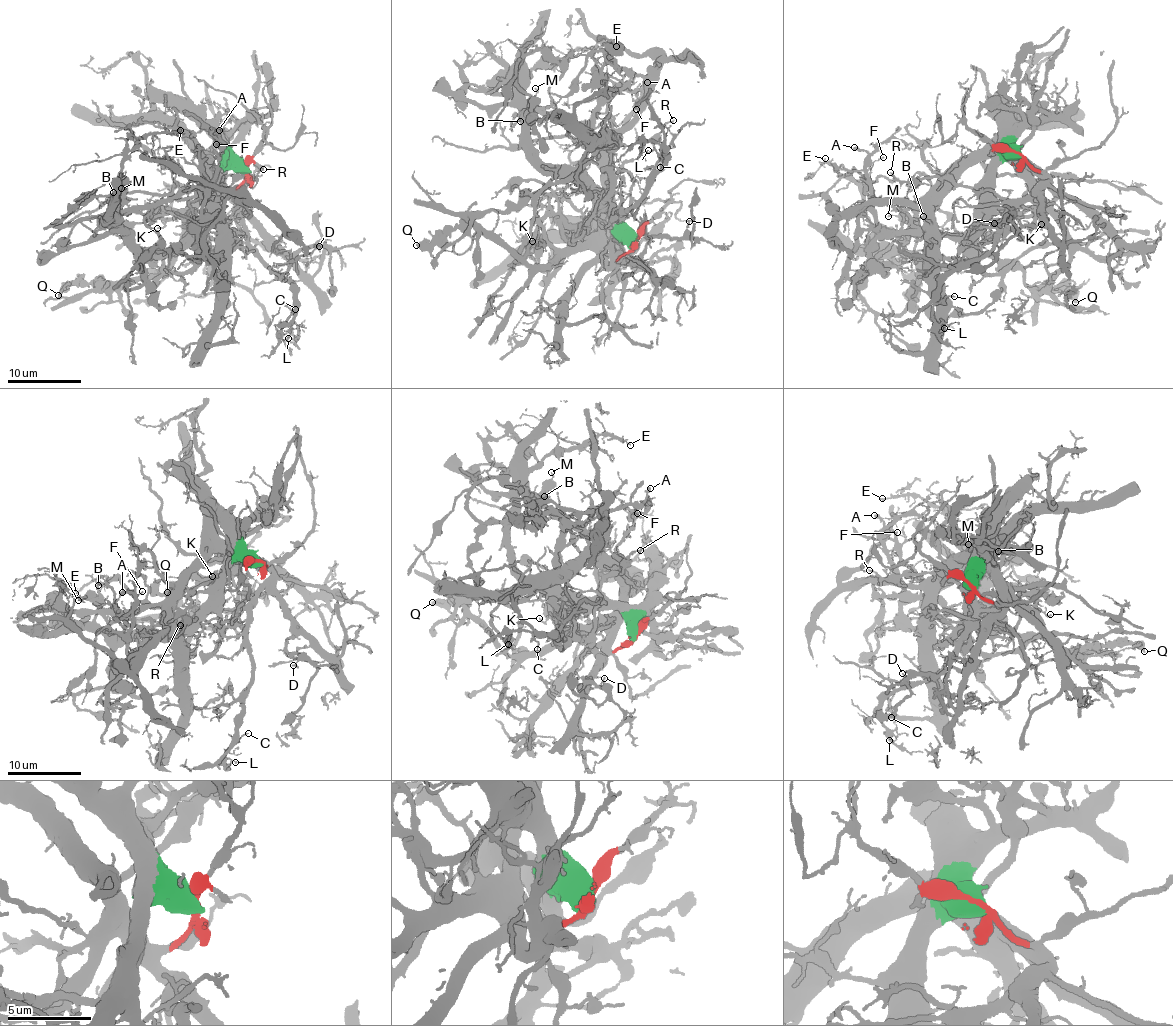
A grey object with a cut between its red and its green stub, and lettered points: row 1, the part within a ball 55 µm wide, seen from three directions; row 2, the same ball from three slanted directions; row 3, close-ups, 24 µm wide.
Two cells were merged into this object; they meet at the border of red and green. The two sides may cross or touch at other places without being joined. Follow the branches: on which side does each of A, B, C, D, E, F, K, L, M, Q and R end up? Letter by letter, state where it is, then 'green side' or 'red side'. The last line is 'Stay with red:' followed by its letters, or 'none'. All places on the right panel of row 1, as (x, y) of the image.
A: (854, 147) | green side
B: (923, 216) | green side
C: (954, 296) | red side
D: (994, 223) | red side
E: (825, 158) | green side
F: (883, 157) | green side
K: (1041, 224) | red side
L: (944, 328) | red side
M: (888, 216) | green side
Q: (1075, 302) | green side
R: (890, 172) | green side
Stay with red: C, D, K, L

